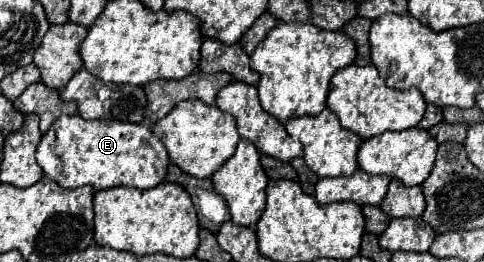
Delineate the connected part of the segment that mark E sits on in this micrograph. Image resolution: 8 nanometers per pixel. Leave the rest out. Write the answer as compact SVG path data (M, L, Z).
M80 115L58 117L50 131L42 137L36 159L44 169L44 175L64 189L92 185L96 191L120 185L136 189L156 187L166 179L170 165L166 147L148 125L106 119L88 121Z

